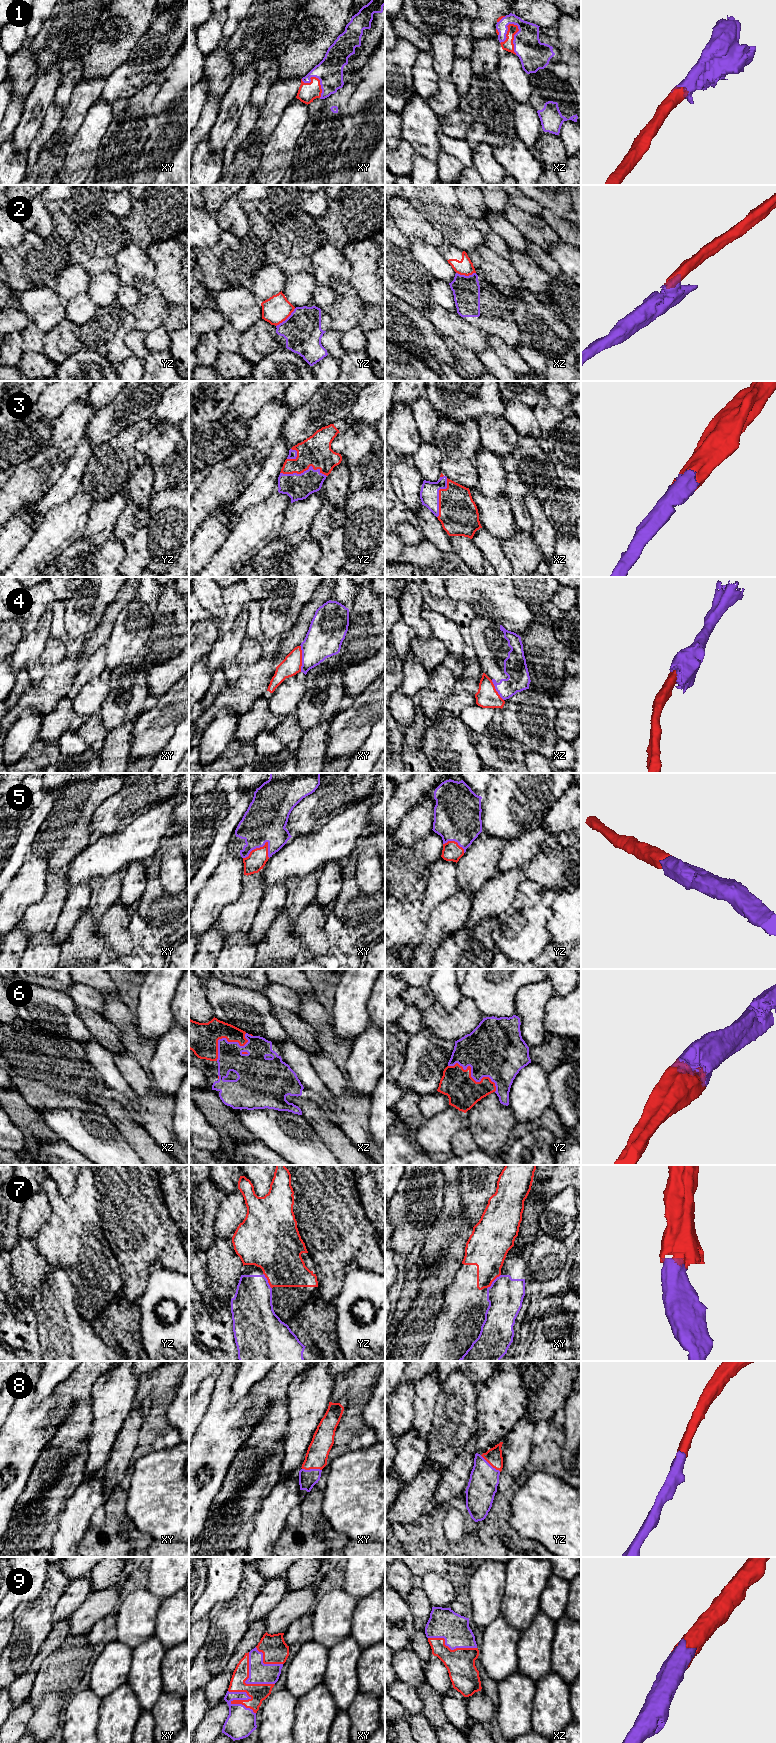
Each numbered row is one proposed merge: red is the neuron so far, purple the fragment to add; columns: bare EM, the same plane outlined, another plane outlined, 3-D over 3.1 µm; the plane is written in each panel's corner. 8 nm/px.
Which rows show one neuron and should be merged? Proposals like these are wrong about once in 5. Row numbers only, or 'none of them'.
1, 3, 5, 6, 8, 9

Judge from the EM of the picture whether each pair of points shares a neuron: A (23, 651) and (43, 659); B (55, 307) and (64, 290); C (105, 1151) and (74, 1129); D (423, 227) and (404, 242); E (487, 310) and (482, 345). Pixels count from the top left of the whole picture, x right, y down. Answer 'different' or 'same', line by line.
A: different
B: different
C: same
D: different
E: different

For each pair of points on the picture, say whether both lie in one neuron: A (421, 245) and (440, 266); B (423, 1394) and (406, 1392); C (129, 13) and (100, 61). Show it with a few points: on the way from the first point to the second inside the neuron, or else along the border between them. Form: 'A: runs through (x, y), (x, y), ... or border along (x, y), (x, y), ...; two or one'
A: runs through (424, 250), (435, 261); one
B: border along (416, 1384), (414, 1392), (414, 1417); two
C: runs through (132, 26), (133, 34), (125, 38), (113, 49); one

